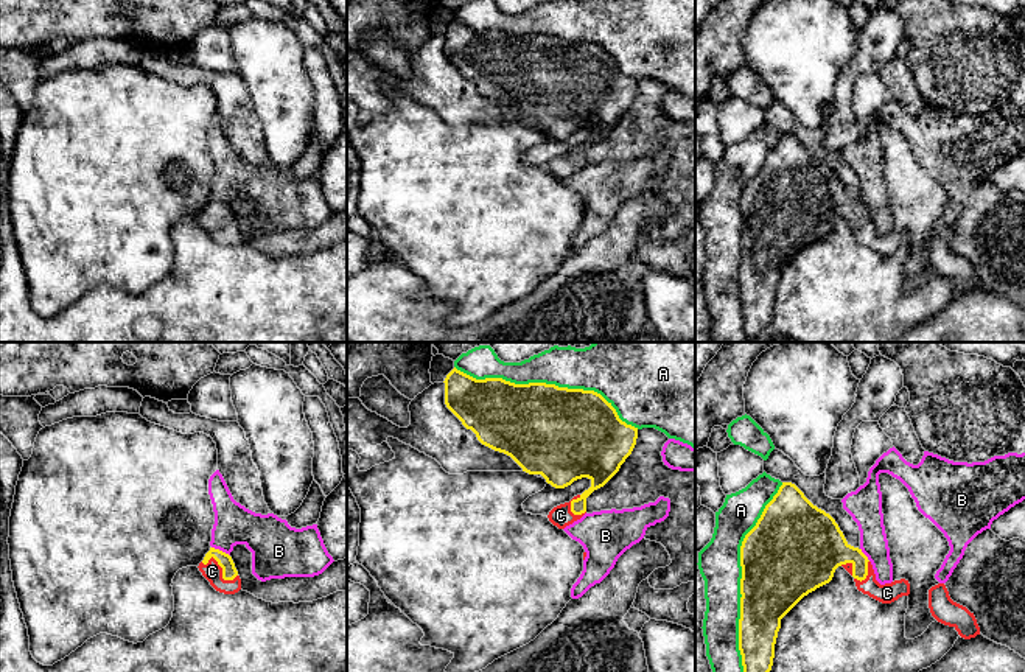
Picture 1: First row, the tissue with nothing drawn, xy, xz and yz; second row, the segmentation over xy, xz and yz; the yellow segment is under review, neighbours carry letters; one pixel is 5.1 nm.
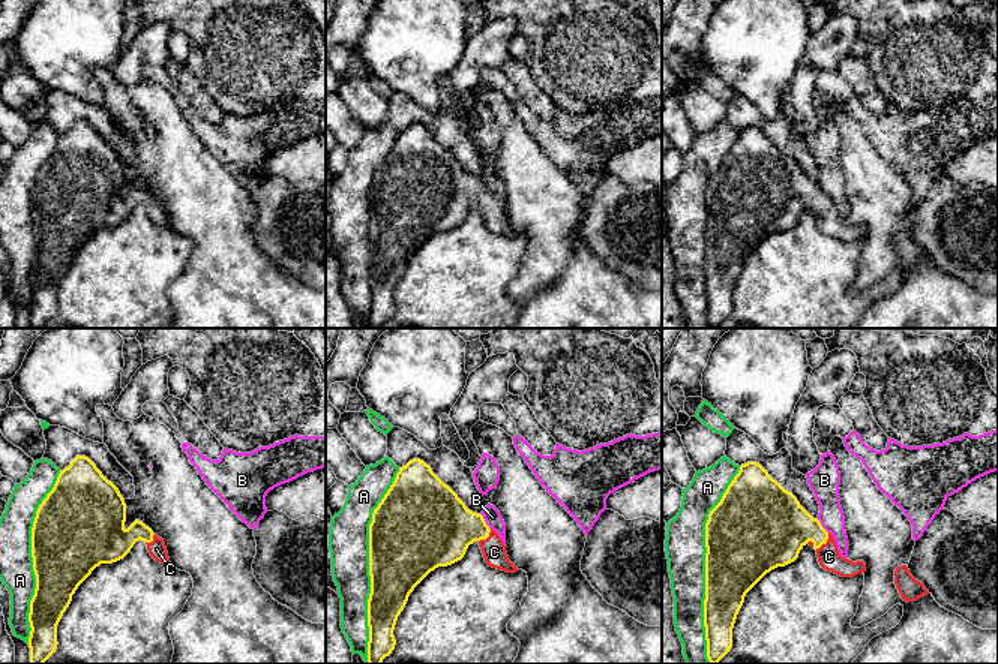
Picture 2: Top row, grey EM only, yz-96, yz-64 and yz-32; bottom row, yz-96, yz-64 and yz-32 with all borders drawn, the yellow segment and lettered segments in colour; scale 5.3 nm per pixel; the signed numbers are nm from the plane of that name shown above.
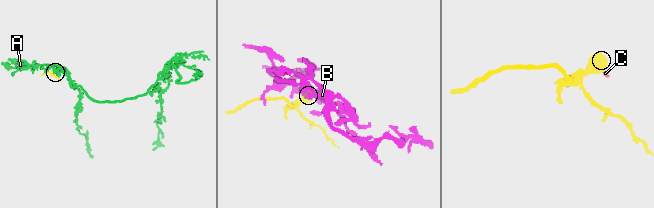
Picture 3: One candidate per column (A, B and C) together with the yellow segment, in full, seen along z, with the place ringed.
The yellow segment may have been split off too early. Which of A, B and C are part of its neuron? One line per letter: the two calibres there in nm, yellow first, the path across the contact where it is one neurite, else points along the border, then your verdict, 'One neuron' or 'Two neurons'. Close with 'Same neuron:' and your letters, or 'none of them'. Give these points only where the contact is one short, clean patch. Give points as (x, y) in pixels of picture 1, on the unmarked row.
A: Thickness 420 nm (yellow) against 220 nm. Two neurons
B: Thickness 80 nm (yellow) against 220 nm. Two neurons
C: Thickness 80 nm (yellow) against 100 nm. Path across: xy (224, 212), (223, 221), (212, 223). One neuron
Same neuron: C

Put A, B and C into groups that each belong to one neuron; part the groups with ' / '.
A / B / C

